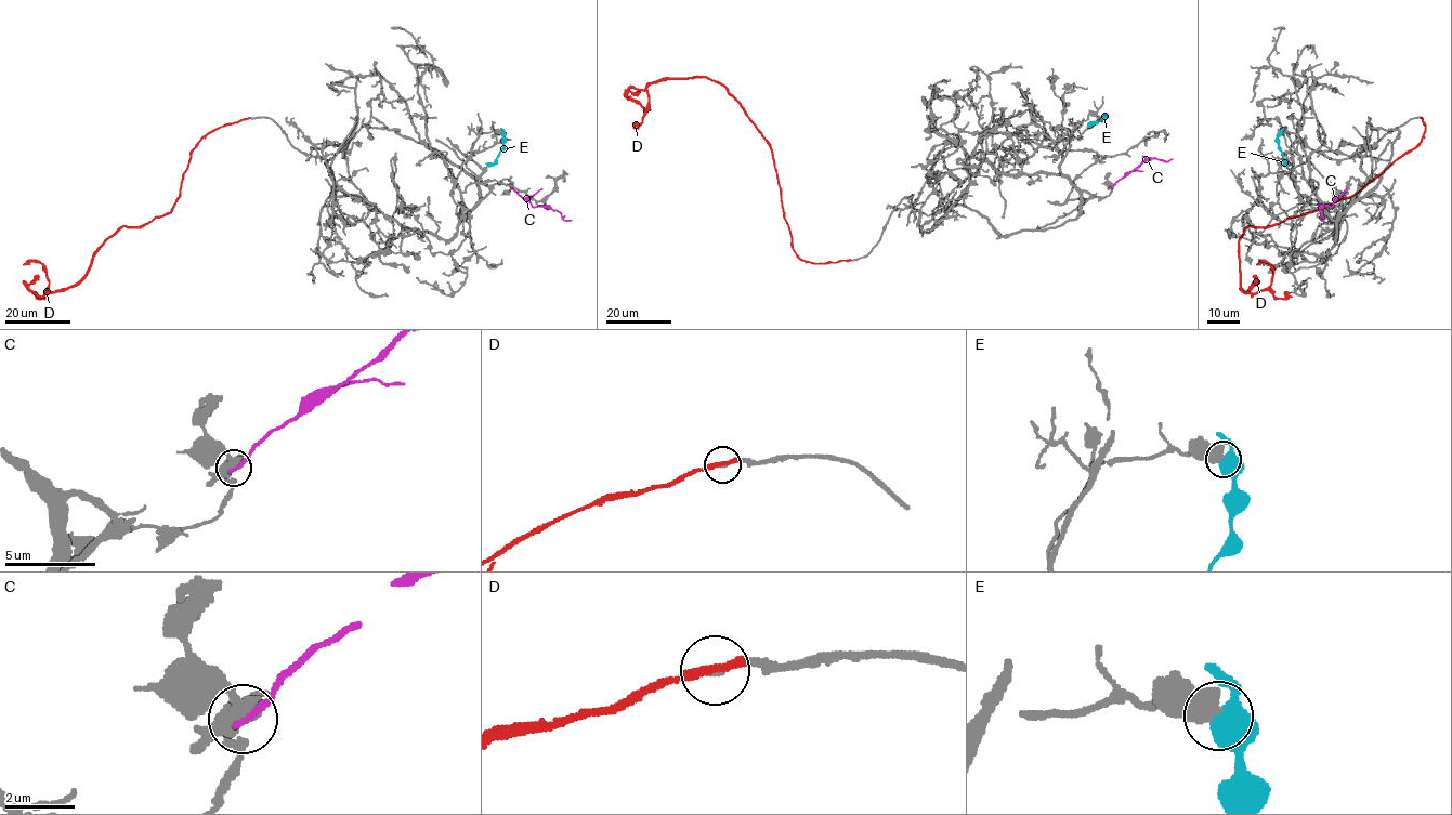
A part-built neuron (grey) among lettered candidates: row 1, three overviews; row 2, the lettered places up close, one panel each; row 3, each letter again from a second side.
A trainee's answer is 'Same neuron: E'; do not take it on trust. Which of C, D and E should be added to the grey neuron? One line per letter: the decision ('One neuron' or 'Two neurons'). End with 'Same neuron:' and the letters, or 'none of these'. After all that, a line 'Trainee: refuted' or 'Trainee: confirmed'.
C: Two neurons
D: Two neurons
E: Two neurons
Same neuron: none of these
Trainee: refuted

